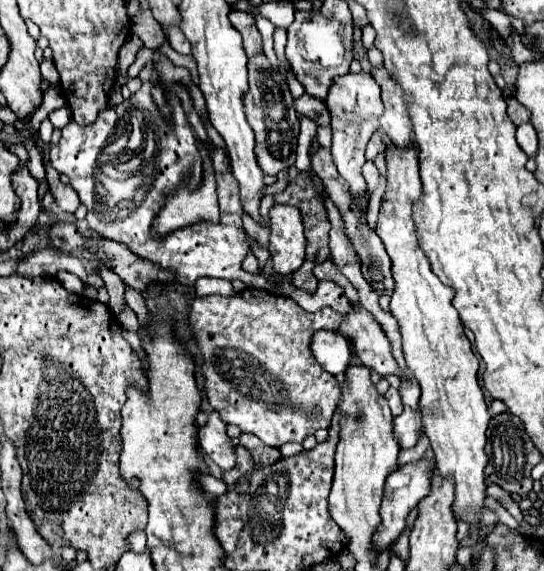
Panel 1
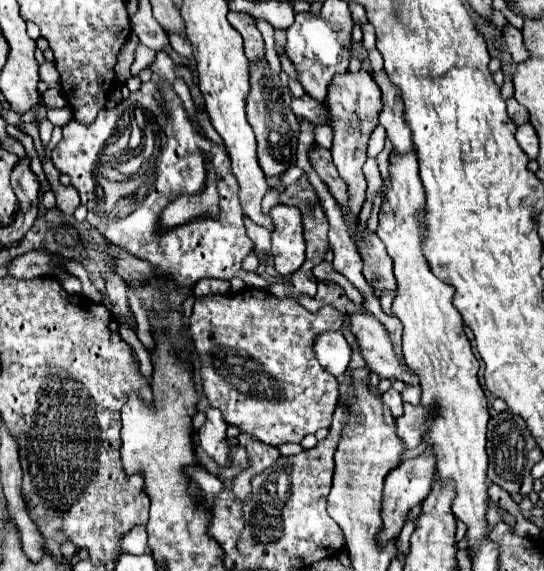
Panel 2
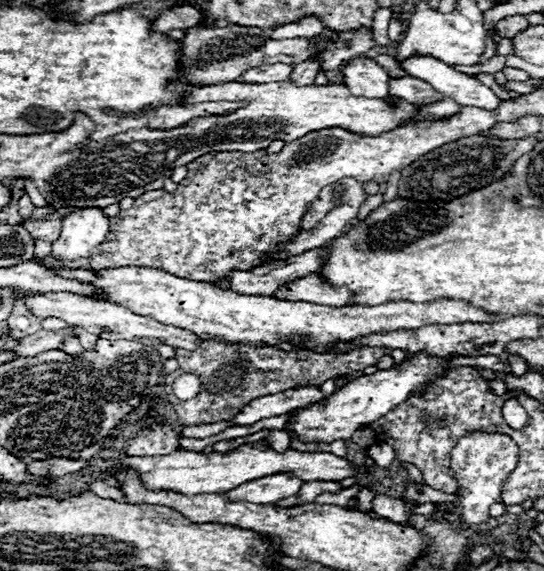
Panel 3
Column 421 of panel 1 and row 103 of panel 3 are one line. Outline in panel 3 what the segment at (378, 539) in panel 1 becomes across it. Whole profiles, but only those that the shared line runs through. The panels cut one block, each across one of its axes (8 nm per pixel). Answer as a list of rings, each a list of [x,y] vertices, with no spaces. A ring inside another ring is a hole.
[[[410,58],[400,64],[410,76],[422,78],[432,84],[434,90],[460,102],[462,106],[476,106],[484,110],[496,110],[500,106],[500,98],[474,76],[454,70],[452,66],[436,60],[436,58]]]

